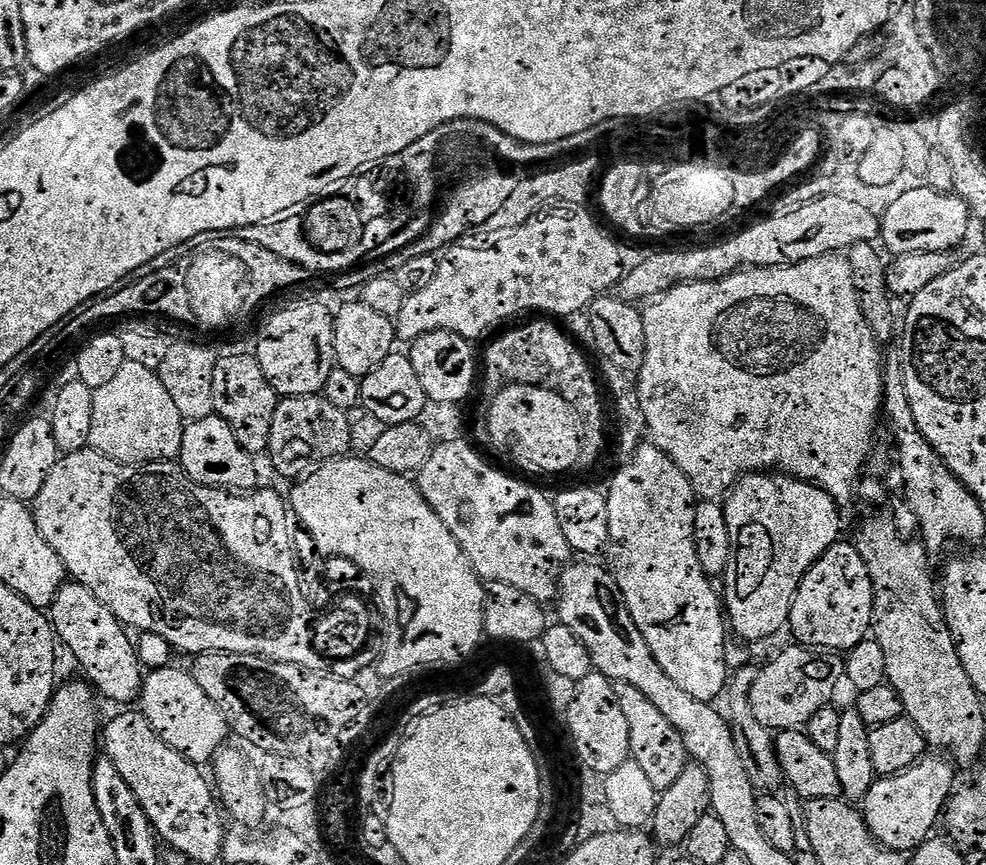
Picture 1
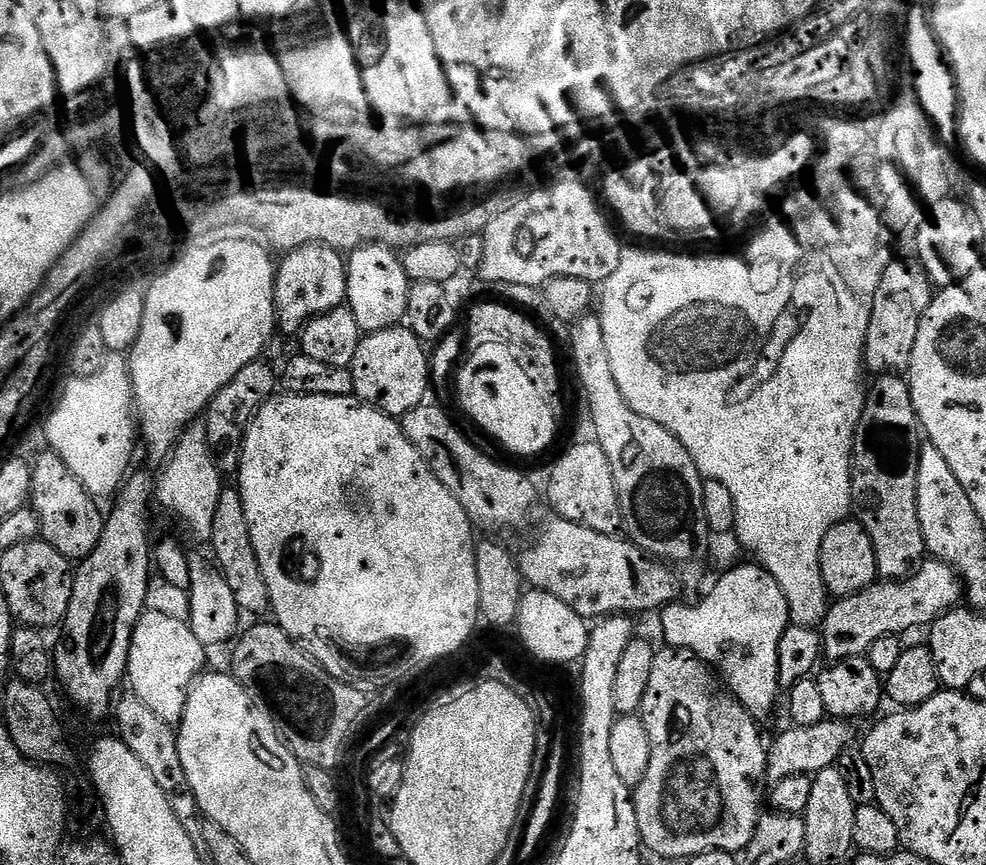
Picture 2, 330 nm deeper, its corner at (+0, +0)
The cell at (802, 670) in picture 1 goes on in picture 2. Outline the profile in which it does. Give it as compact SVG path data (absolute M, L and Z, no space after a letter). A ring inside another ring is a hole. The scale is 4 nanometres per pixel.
M925 559L911 573L910 578L897 580L900 580L897 584L888 584L892 582L874 583L868 588L863 588L861 592L843 597L839 602L833 603L829 607L828 616L824 619L822 625L822 636L825 641L836 640L832 644L831 659L833 661L843 660L845 656L858 656L867 653L868 647L878 638L893 634L904 634L907 628L912 628L915 624L924 623L924 626L931 625L937 617L944 615L949 609L955 609L961 603L959 602L959 600L962 600L961 577L951 564L946 564L943 560Z

